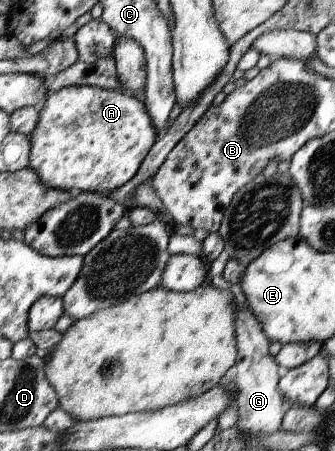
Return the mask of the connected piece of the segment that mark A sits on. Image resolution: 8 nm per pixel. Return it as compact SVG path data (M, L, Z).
M68 86L49 93L39 105L38 124L30 134L30 162L28 167L36 172L42 184L48 188L71 193L112 193L136 176L148 152L156 142L156 127L148 114L142 98L128 92L102 89L96 86Z

